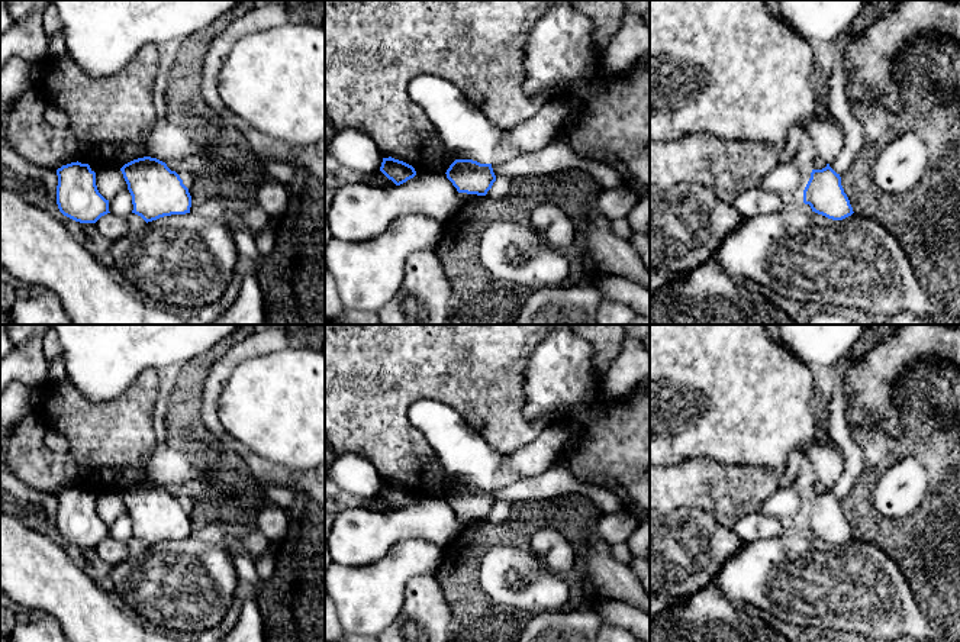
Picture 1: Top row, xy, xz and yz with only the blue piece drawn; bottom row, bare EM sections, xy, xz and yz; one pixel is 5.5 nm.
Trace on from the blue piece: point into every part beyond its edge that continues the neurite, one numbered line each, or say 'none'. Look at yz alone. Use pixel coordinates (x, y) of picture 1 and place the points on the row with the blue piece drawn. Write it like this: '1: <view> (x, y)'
none

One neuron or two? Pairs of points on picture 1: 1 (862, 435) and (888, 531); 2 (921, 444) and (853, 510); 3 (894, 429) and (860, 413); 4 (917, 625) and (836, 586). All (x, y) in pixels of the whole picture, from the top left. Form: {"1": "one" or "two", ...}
{"1": "one", "2": "one", "3": "one", "4": "one"}

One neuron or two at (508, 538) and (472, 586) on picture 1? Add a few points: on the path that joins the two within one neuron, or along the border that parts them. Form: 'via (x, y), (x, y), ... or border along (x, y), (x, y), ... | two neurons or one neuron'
via (492, 538), (470, 558), (470, 570) | one neuron

